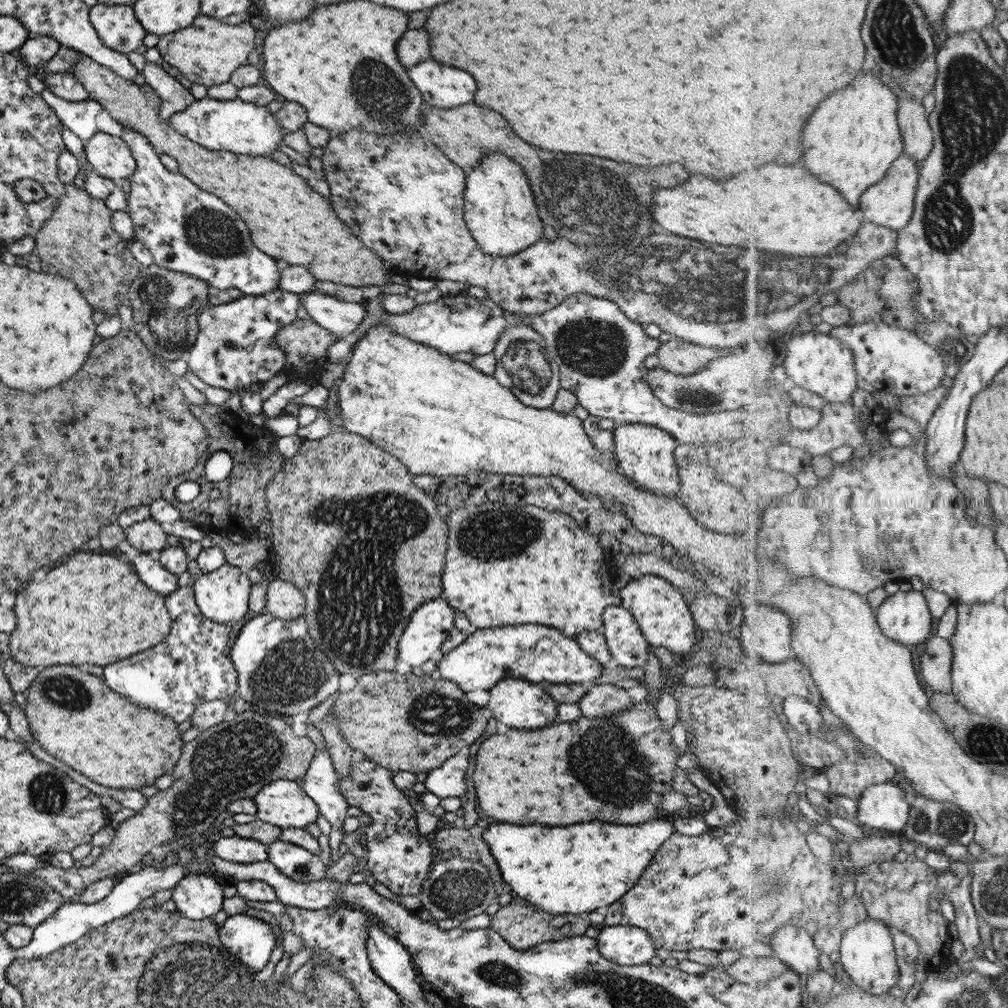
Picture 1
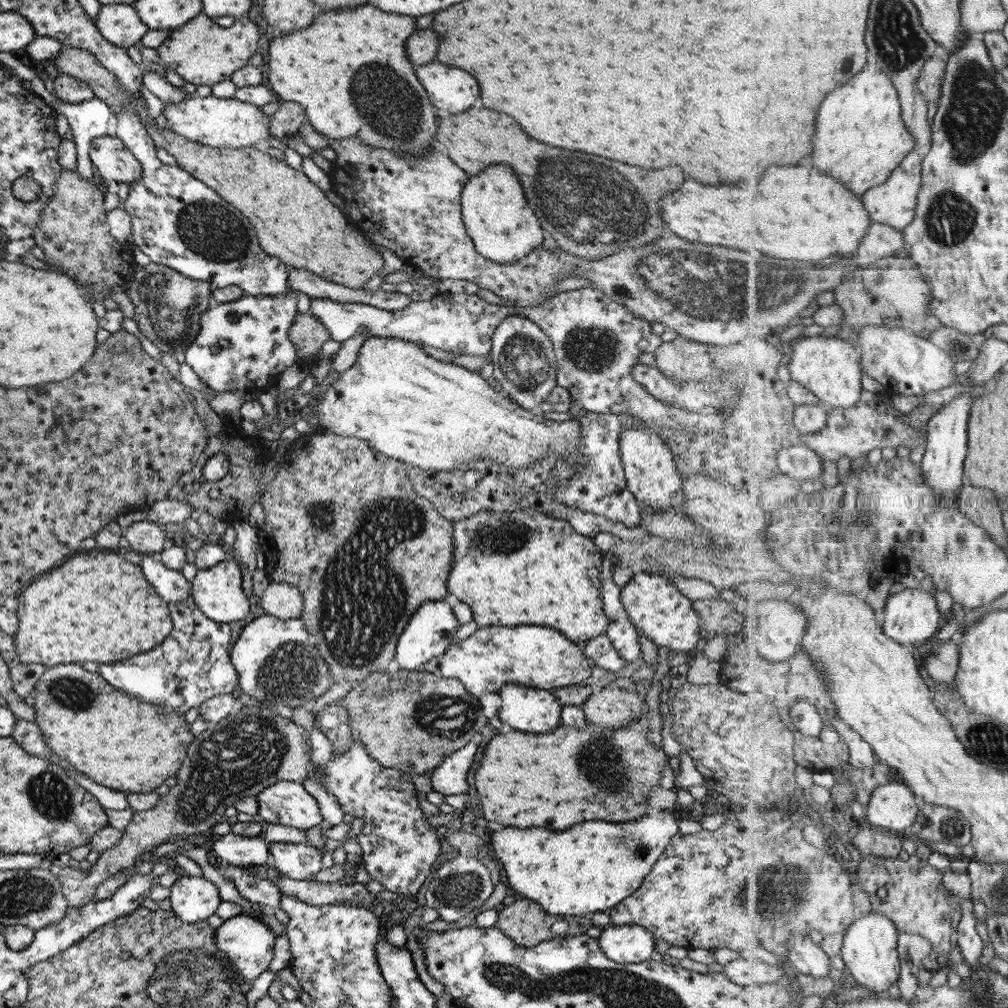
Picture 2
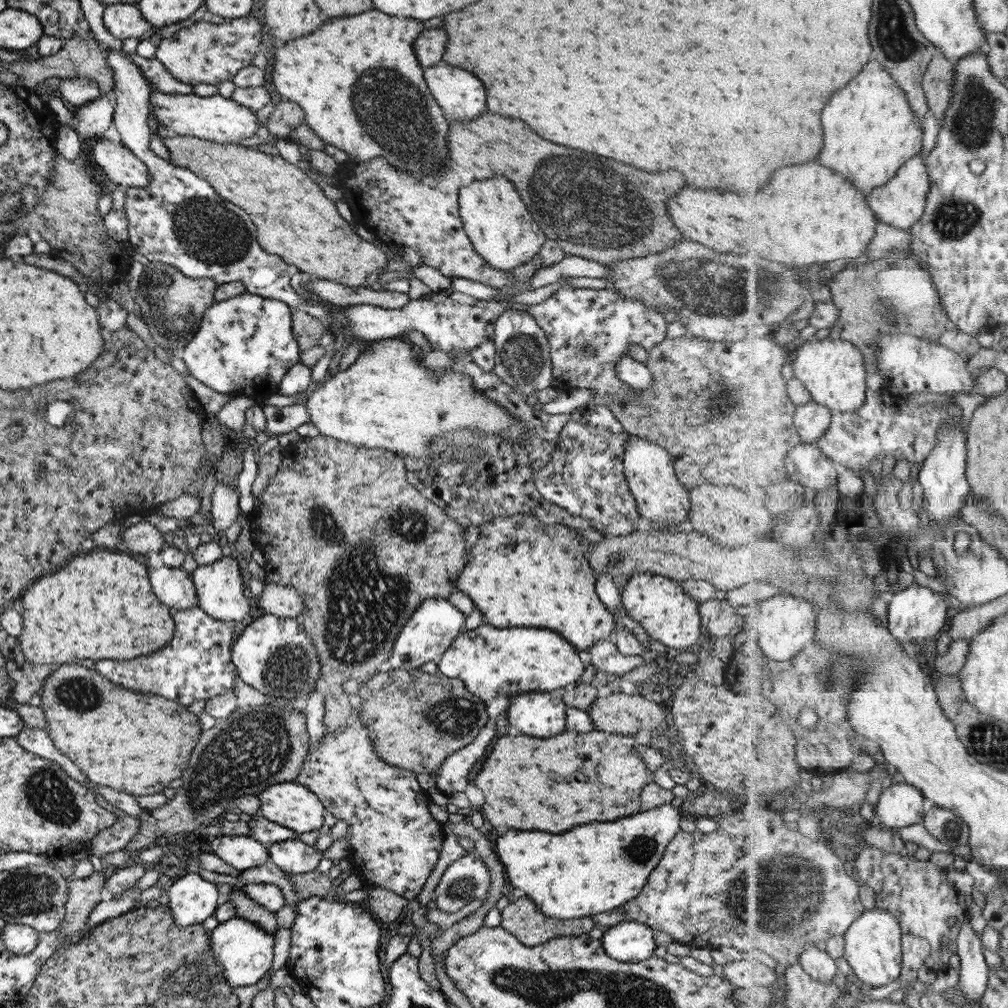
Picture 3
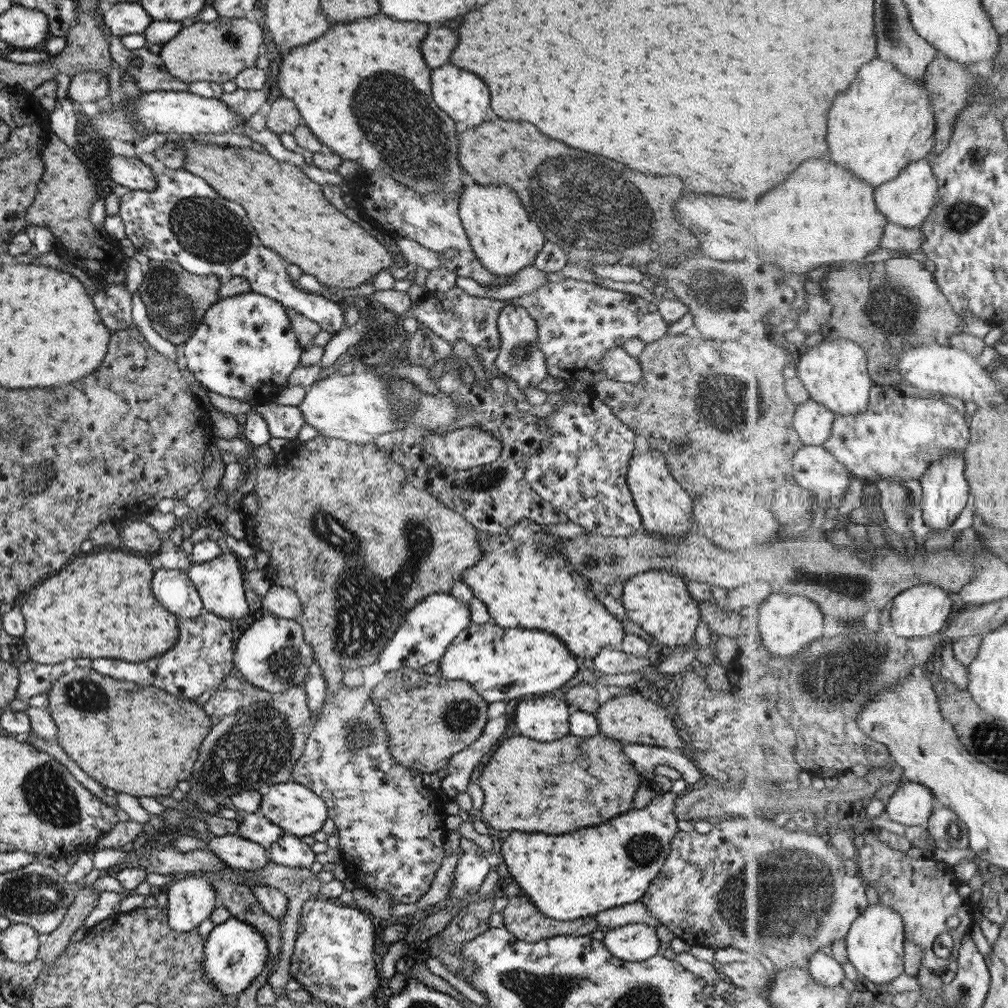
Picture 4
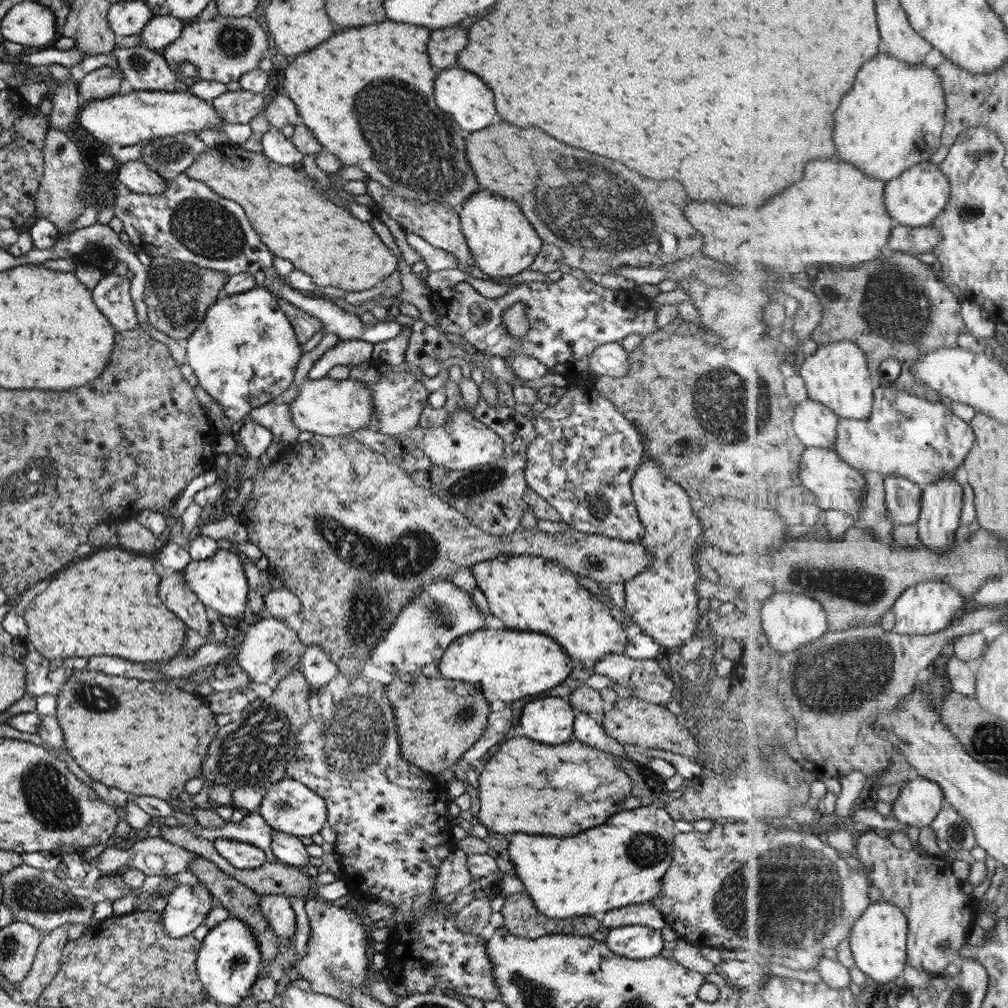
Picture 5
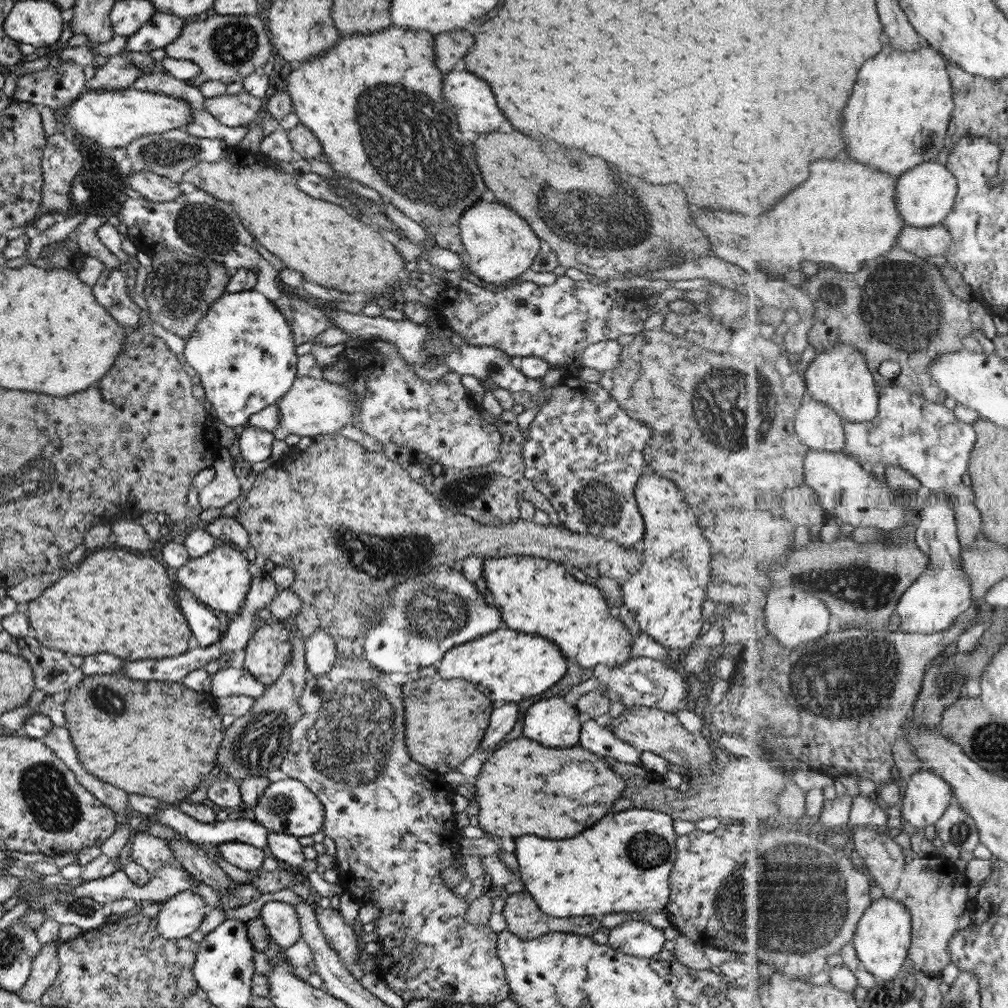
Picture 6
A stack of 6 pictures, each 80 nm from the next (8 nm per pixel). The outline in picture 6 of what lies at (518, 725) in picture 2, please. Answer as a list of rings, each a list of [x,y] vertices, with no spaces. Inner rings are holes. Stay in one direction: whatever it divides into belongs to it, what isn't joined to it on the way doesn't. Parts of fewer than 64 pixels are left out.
[[[548,697],[528,706],[521,736],[549,748],[567,748],[578,742],[581,719],[571,700]]]

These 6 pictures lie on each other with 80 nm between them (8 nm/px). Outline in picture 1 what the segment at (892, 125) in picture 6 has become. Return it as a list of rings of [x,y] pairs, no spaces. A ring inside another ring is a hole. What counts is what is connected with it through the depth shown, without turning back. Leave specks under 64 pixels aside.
[[[876,71],[861,73],[845,90],[839,90],[827,98],[817,108],[815,116],[811,116],[811,124],[807,124],[807,132],[803,134],[803,148],[807,150],[805,166],[811,168],[819,180],[833,184],[849,204],[859,207],[863,193],[885,179],[898,156],[906,152],[902,129],[898,123],[899,103],[898,93],[887,87]]]

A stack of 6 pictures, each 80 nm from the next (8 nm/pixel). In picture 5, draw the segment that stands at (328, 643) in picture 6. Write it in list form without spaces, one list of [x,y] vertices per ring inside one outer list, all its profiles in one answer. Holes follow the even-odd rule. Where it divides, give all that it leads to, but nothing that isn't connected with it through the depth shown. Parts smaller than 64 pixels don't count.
[[[316,644],[304,646],[301,671],[303,678],[311,688],[321,688],[327,684],[336,673],[336,665],[329,655]]]

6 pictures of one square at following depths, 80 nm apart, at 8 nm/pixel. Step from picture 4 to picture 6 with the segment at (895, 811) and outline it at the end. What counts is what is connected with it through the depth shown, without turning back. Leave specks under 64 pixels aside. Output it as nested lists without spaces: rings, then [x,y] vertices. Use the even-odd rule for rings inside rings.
[[[930,770],[915,773],[902,798],[902,816],[915,828],[937,824],[955,800],[953,787]]]

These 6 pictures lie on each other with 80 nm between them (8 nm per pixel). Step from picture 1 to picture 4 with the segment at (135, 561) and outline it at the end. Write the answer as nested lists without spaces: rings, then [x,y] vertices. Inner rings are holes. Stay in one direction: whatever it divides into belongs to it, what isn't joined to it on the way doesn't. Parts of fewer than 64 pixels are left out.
[[[155,570],[151,590],[155,600],[175,616],[194,619],[204,610],[195,587],[182,570]]]

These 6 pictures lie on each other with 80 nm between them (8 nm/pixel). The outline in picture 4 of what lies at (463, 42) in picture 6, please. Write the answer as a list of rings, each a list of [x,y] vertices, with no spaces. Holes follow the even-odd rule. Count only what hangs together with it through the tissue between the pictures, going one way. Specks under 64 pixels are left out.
[[[432,27],[421,40],[419,48],[427,68],[434,69],[439,64],[445,64],[451,54],[451,48],[455,46],[455,40],[457,36],[453,30],[449,28],[435,30],[435,27]]]

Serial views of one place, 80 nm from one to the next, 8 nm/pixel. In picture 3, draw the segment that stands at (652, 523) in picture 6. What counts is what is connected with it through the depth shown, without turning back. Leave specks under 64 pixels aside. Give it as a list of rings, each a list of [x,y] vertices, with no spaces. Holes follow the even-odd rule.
[[[629,435],[627,448],[623,452],[623,475],[639,516],[659,522],[666,528],[684,527],[685,520],[689,518],[688,491],[677,481],[665,448],[660,448],[646,438]],[[651,573],[636,574],[621,588],[620,603],[627,616],[640,624],[647,636],[661,642],[668,653],[694,650],[703,631],[701,620],[697,615],[697,602],[682,591],[679,582]]]

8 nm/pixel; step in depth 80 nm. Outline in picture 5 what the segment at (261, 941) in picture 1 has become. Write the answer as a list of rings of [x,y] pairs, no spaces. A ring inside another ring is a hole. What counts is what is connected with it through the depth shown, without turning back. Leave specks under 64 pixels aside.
[[[237,918],[225,919],[209,929],[200,943],[195,960],[197,979],[204,992],[215,1003],[229,1004],[235,1007],[239,1000],[247,996],[258,978],[257,965],[261,961],[257,942],[253,932]]]

